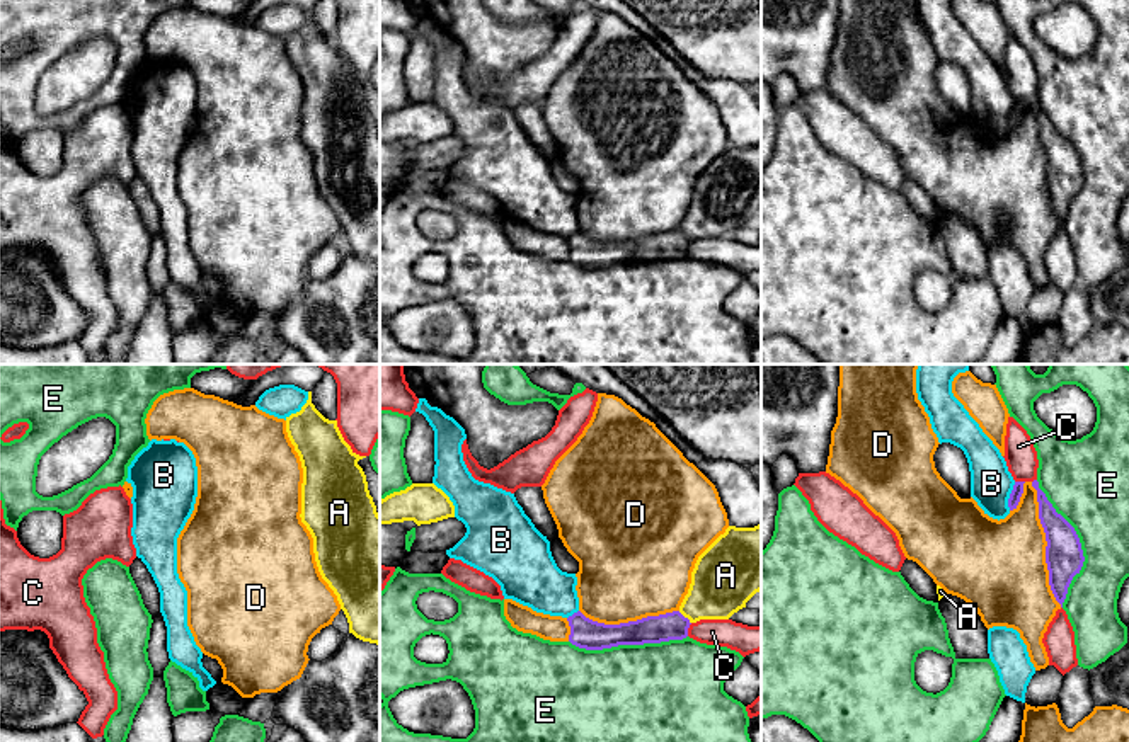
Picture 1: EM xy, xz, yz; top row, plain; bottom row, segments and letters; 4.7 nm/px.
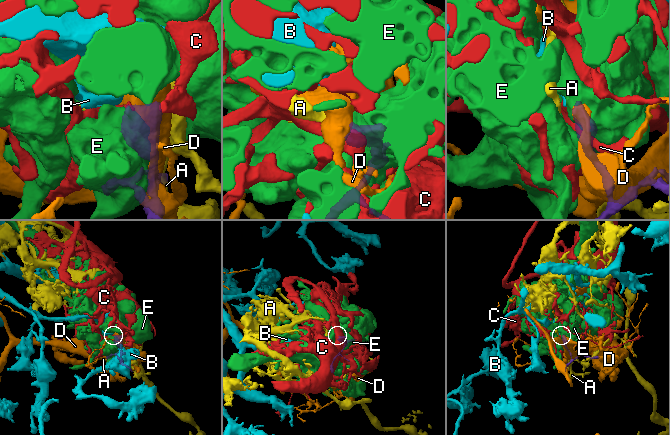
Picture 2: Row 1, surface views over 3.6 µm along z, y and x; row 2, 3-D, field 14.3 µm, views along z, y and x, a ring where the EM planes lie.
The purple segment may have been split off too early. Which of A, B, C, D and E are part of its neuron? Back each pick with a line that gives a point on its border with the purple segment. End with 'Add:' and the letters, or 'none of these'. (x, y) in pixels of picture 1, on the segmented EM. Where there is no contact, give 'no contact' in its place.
Add: none of these

